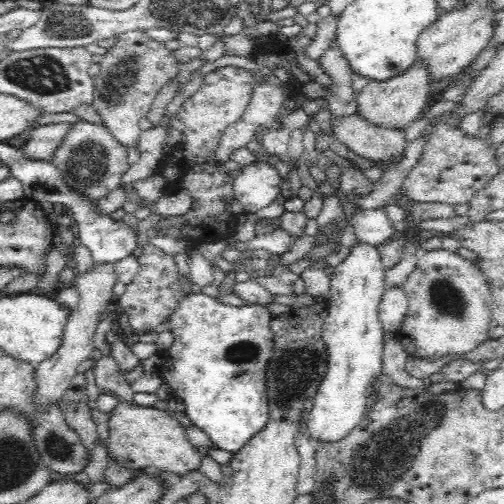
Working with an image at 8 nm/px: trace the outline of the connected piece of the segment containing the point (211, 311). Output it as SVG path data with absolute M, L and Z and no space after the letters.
M192 293L185 295L167 319L167 330L174 341L169 349L159 352L161 363L156 371L170 387L172 396L184 403L184 415L204 431L217 448L231 453L242 450L253 436L267 428L271 420L267 372L275 348L271 329L273 316L267 307L251 304L237 307L223 304L216 297Z

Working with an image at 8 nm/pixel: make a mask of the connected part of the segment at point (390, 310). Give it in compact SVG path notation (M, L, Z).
M396 288L385 290L378 308L378 319L384 333L396 332L402 326L407 313L407 304L403 290Z

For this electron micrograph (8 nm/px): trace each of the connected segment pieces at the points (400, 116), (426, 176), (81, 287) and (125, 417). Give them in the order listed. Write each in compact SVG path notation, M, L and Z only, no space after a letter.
M416 63L404 74L390 79L383 83L372 82L372 80L355 95L356 112L362 121L368 123L370 127L378 129L403 130L410 122L414 122L421 116L422 110L428 104L428 71L424 63Z
M436 125L418 164L402 180L399 191L414 202L440 202L454 206L468 204L474 193L500 171L494 158L496 149L488 143L488 139L479 142L475 137L466 138L458 129L452 131L444 125Z
M111 264L101 267L95 266L89 273L77 275L74 287L80 294L80 300L76 310L69 312L61 345L48 360L35 367L35 381L39 388L39 404L50 404L50 402L57 402L58 399L62 398L68 387L71 386L72 379L79 373L78 365L80 362L86 358L91 358L90 354L95 349L92 344L92 334L99 323L100 314L115 305L113 286L117 281L117 274Z
M120 400L109 414L110 428L107 448L128 468L168 472L172 476L198 474L204 455L188 440L187 429L168 410L145 407Z

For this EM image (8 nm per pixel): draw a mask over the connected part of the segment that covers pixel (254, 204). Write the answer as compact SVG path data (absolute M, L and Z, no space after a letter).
M257 162L242 169L235 180L235 193L244 212L255 214L273 203L281 183L274 166Z

